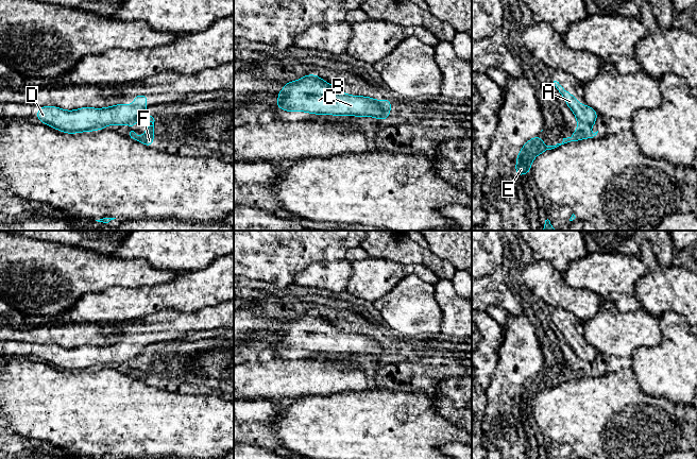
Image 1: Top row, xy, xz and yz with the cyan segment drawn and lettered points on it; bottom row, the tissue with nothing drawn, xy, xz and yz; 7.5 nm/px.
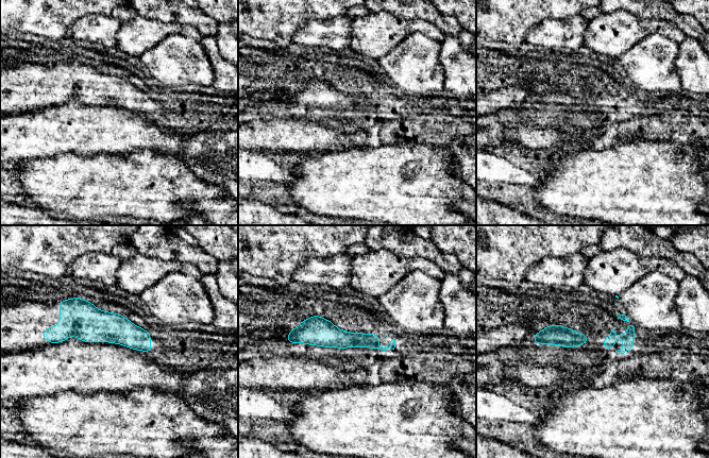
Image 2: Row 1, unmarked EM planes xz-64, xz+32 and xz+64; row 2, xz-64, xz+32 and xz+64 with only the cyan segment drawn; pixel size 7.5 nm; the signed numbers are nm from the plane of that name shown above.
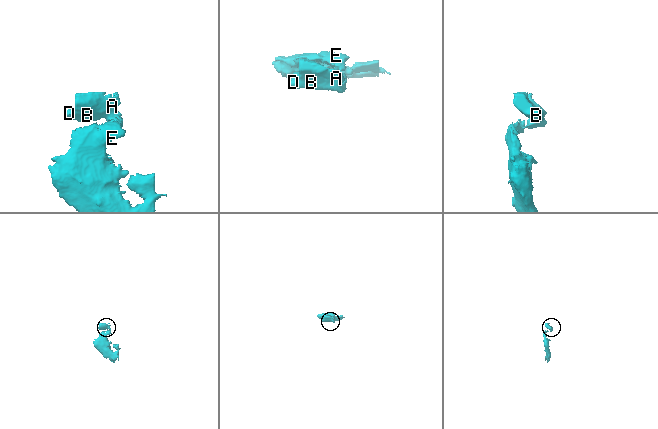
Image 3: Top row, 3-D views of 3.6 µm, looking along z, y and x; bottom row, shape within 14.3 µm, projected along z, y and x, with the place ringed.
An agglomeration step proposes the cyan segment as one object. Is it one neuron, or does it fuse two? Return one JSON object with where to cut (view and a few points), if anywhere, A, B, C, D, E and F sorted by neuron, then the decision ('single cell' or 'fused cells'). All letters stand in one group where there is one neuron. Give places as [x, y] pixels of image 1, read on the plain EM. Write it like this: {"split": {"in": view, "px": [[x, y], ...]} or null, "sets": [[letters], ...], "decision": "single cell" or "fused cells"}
{"split": {"in": "yz", "px": [[576, 355], [589, 363]]}, "sets": [["A", "B", "C", "D"], ["E", "F"]], "decision": "fused cells"}

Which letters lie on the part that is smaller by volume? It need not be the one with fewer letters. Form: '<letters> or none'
A, B, C, D

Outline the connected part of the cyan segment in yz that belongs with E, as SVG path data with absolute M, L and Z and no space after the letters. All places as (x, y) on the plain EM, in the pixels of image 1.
M577 356L576 361L579 362L580 366L573 369L574 374L563 376L563 379L561 381L557 381L556 384L545 384L540 373L537 373L534 376L526 379L522 385L521 390L516 394L515 411L520 414L520 416L522 416L522 413L524 411L531 411L531 401L539 392L571 379L593 376L598 371L598 369L595 371L591 371L590 363Z

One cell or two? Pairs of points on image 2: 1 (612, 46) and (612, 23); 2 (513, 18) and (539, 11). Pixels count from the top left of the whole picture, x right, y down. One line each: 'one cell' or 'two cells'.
1: one cell
2: one cell

